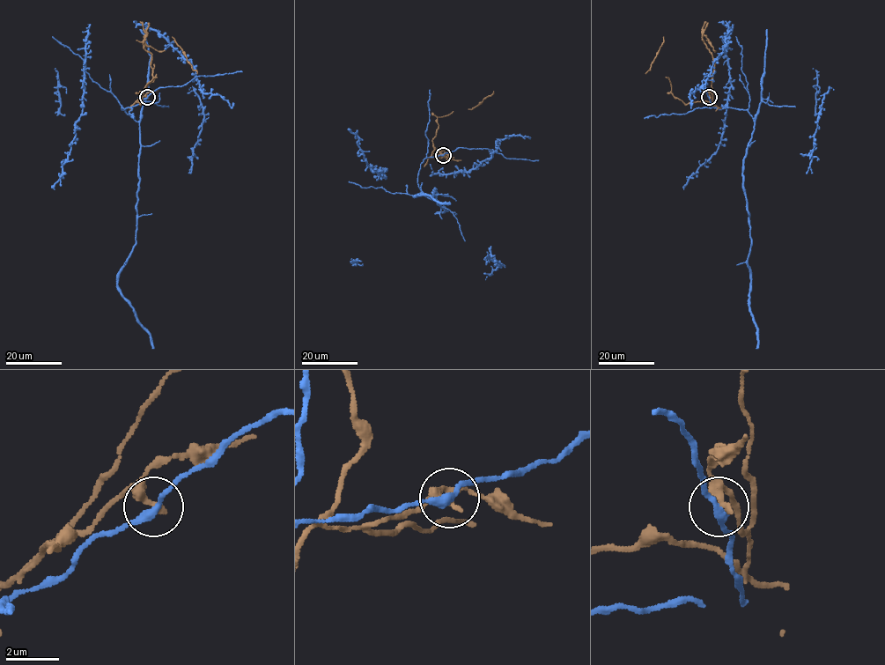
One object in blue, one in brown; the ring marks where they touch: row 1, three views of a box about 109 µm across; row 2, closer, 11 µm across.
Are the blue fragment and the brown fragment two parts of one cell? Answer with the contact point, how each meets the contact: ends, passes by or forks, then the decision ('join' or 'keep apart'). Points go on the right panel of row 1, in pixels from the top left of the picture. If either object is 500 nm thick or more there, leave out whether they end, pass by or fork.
place (709, 97); blue passes by; brown passes by; keep apart

